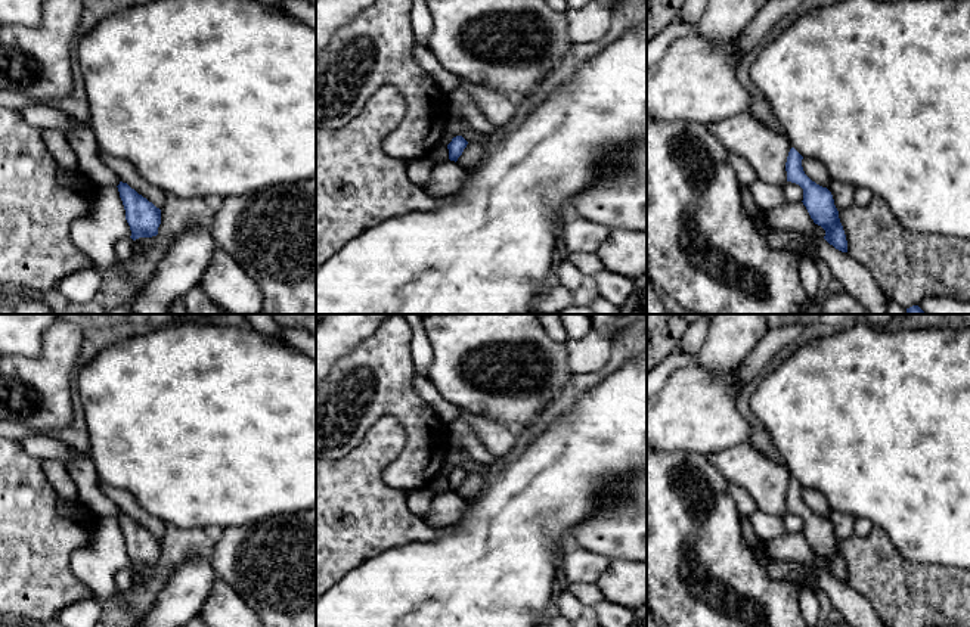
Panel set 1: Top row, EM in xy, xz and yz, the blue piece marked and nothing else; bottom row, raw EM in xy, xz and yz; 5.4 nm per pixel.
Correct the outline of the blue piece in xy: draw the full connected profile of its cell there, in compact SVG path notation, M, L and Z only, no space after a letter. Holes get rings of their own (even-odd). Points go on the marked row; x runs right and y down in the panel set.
M120 181L117 187L125 209L125 220L131 230L130 238L136 240L139 238L156 236L161 224L161 209L127 183Z

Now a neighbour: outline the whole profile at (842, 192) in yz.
M830 179L828 190L833 195L837 211L842 211L853 204L855 189L856 187L853 187L852 184Z

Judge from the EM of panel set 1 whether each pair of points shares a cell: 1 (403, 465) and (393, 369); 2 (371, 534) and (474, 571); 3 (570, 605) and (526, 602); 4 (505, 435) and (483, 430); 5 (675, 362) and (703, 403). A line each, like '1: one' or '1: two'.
1: one
2: two
3: two
4: one
5: two

